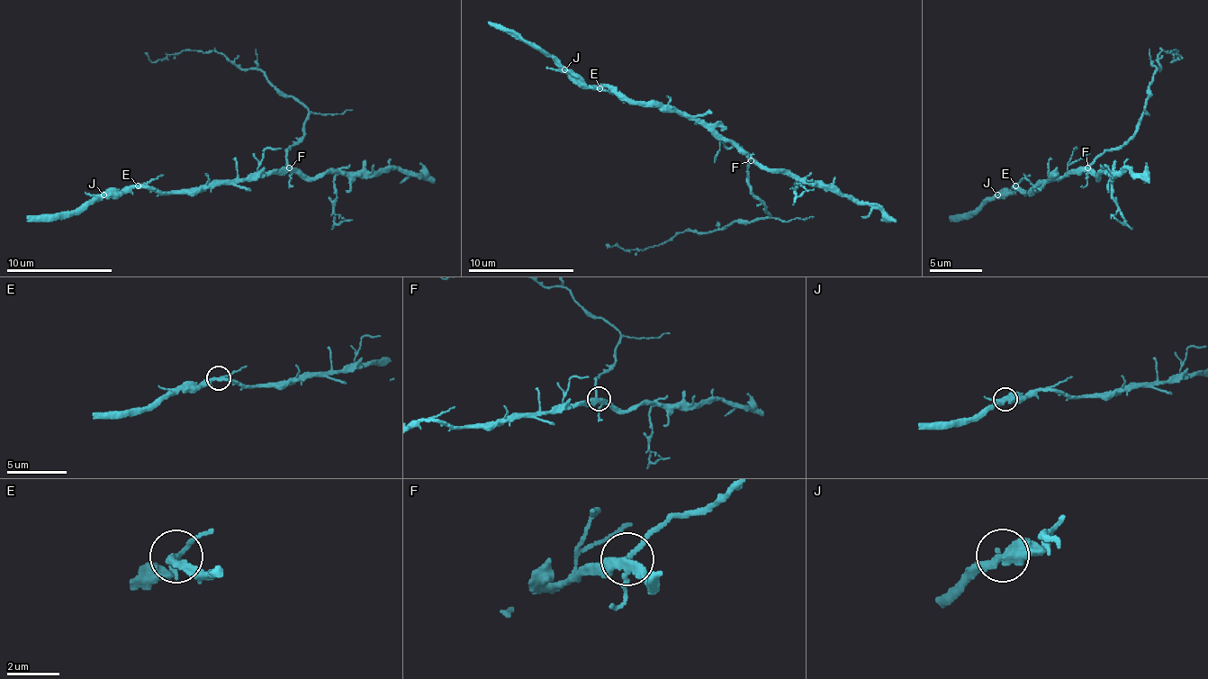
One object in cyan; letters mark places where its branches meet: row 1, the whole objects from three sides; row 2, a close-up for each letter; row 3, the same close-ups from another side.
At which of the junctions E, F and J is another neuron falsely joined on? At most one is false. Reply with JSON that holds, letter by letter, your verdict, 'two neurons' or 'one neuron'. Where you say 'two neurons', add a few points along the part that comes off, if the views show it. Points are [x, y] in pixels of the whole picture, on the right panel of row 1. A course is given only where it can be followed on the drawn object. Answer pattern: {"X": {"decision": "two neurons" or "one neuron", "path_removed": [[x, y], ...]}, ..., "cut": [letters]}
{"E": {"decision": "one neuron"}, "F": {"decision": "one neuron"}, "J": {"decision": "one neuron"}, "cut": []}

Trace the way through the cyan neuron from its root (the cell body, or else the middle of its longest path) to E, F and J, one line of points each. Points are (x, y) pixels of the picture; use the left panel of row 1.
E: (276, 173), (257, 173), (241, 181), (223, 181), (194, 191), (154, 191), (147, 183), (139, 185)
F: (276, 173), (284, 173), (289, 167)
J: (276, 173), (257, 173), (194, 191), (125, 185), (104, 194)

